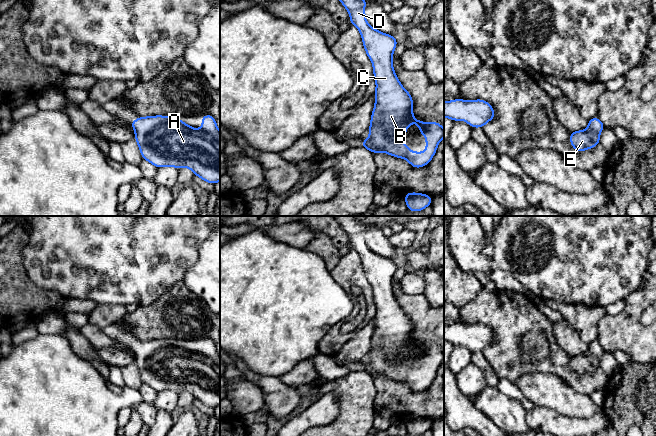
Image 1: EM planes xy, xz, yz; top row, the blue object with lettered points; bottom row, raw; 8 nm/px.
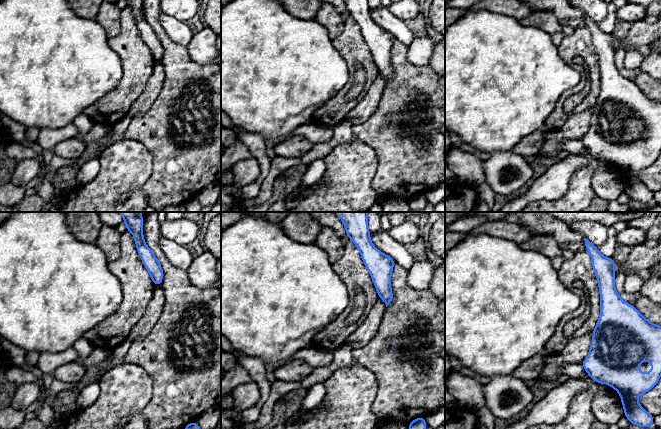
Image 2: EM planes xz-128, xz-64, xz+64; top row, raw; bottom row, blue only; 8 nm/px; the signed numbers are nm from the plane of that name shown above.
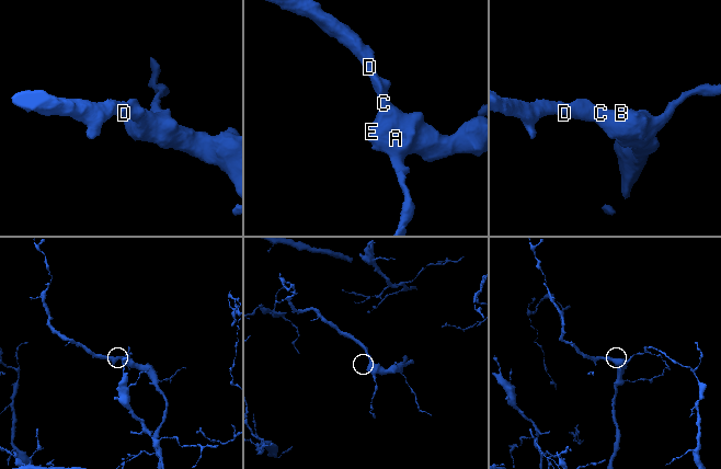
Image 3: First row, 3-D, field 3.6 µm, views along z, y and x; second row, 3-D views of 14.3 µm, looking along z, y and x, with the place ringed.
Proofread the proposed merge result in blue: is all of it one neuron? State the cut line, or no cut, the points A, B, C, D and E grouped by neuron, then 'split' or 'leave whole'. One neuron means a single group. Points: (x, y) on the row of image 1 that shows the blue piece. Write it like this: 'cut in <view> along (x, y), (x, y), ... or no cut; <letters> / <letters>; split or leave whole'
no cut; A B C D E; leave whole

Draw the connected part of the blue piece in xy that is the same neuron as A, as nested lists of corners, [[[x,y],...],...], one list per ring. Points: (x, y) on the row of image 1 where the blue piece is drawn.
[[[161,115],[138,117],[130,125],[135,131],[135,141],[142,158],[155,167],[187,167],[195,176],[208,183],[216,184],[220,181],[220,131],[212,115],[202,116],[201,129],[187,125],[178,117]]]

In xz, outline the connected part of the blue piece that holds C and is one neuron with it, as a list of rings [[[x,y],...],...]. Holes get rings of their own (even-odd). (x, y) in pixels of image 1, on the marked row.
[[[340,0],[340,2],[349,12],[350,23],[356,26],[361,34],[366,54],[373,64],[373,74],[376,82],[375,106],[370,121],[369,138],[362,140],[361,147],[370,150],[373,155],[376,152],[385,152],[388,155],[403,158],[414,168],[426,166],[432,160],[439,142],[444,137],[444,128],[438,122],[425,123],[414,117],[412,112],[413,99],[401,85],[392,65],[393,52],[398,40],[368,24],[365,17],[366,0]],[[412,121],[420,128],[420,134],[426,138],[425,152],[413,152],[402,143],[402,140],[406,137],[406,128],[411,127]]]

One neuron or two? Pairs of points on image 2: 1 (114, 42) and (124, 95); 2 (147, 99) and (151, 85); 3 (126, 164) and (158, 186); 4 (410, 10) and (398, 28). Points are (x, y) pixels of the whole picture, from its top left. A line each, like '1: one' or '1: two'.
1: one
2: one
3: two
4: two

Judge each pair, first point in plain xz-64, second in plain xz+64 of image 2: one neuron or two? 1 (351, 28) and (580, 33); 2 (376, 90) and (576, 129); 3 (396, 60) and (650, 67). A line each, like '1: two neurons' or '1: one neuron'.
1: one neuron
2: one neuron
3: two neurons

